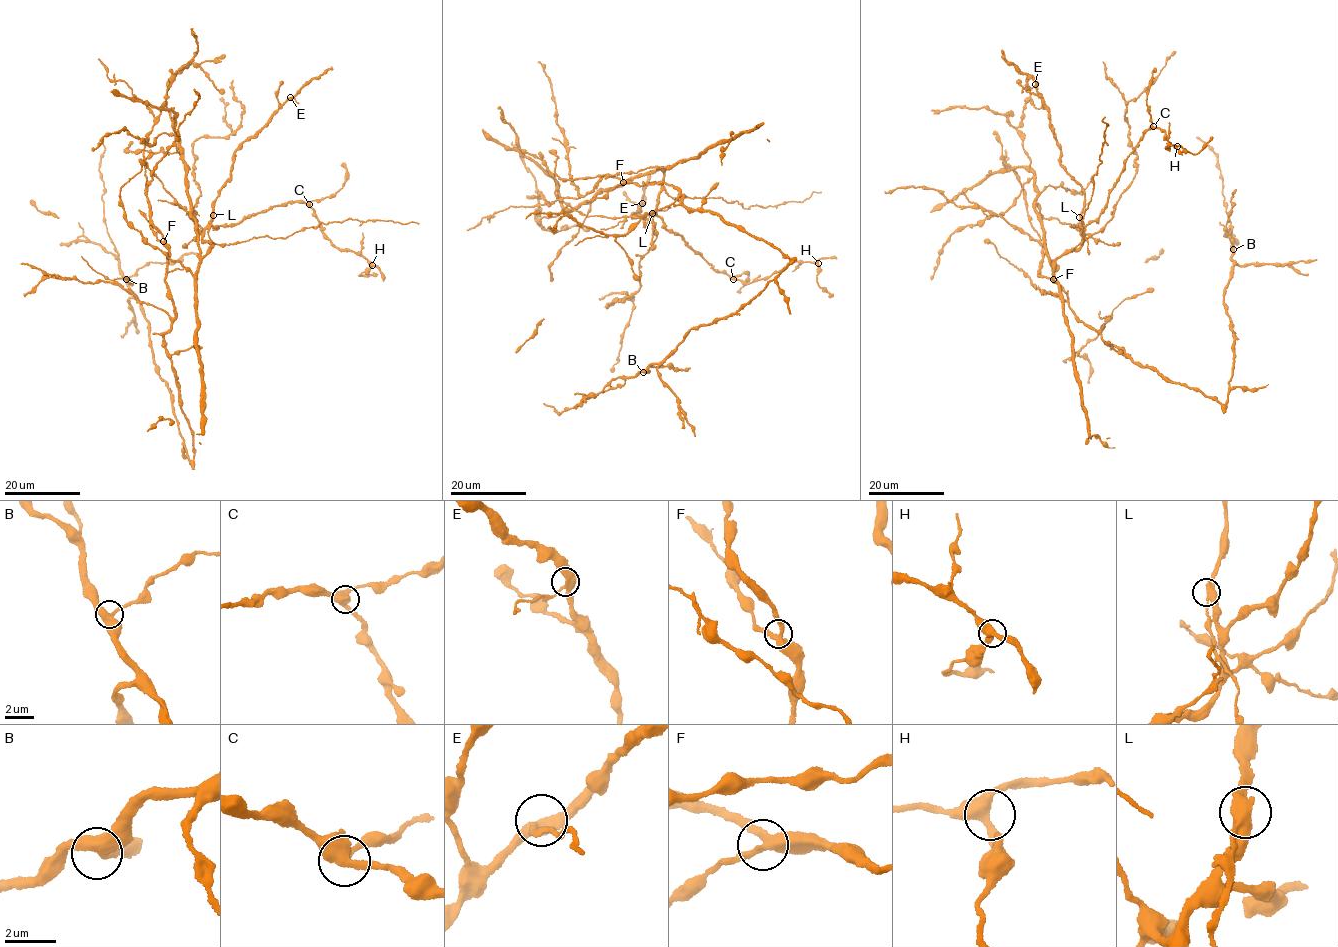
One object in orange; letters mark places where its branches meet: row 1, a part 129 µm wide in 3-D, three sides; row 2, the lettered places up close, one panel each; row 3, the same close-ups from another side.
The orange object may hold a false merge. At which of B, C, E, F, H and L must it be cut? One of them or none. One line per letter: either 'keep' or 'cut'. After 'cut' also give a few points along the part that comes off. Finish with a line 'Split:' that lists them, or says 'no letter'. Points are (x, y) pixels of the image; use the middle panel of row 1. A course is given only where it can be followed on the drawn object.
B: keep
C: keep
E: keep
F: keep
H: keep
L: cut; foreign part runs (651, 213), (669, 207)
Split: L

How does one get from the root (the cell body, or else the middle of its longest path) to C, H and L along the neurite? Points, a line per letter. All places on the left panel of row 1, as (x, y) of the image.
C: (168, 254), (151, 219), (143, 155), (162, 133), (175, 135), (184, 157), (201, 256), (211, 226), (309, 204)
H: (168, 254), (143, 155), (165, 133), (184, 157), (201, 256), (211, 226), (296, 202), (333, 245), (372, 265)
L: (168, 254), (151, 219), (147, 140), (162, 133), (177, 137), (201, 256), (212, 246), (202, 238), (213, 214)

